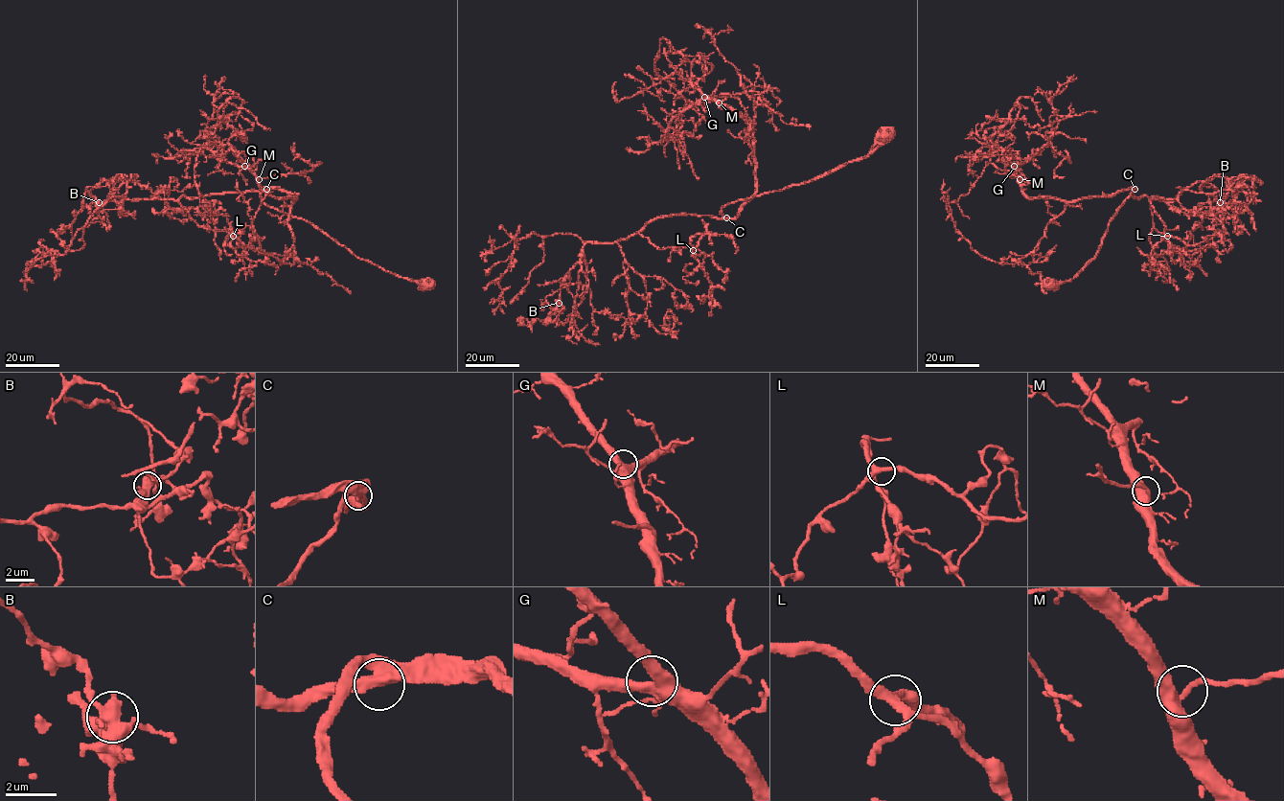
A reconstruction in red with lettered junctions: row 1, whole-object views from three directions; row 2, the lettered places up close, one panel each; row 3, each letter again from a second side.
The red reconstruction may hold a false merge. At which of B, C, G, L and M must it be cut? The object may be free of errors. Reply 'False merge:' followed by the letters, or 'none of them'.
False merge: B

